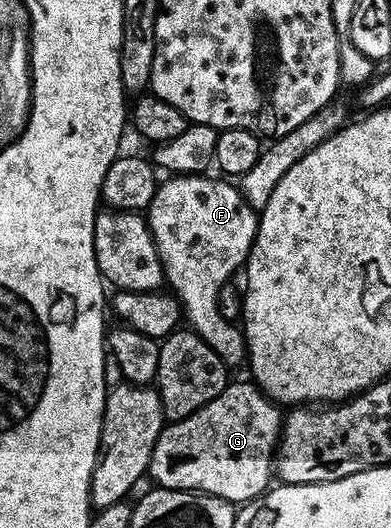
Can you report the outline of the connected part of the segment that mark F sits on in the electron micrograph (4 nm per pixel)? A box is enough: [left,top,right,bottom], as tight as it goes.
[147,175,258,370]

